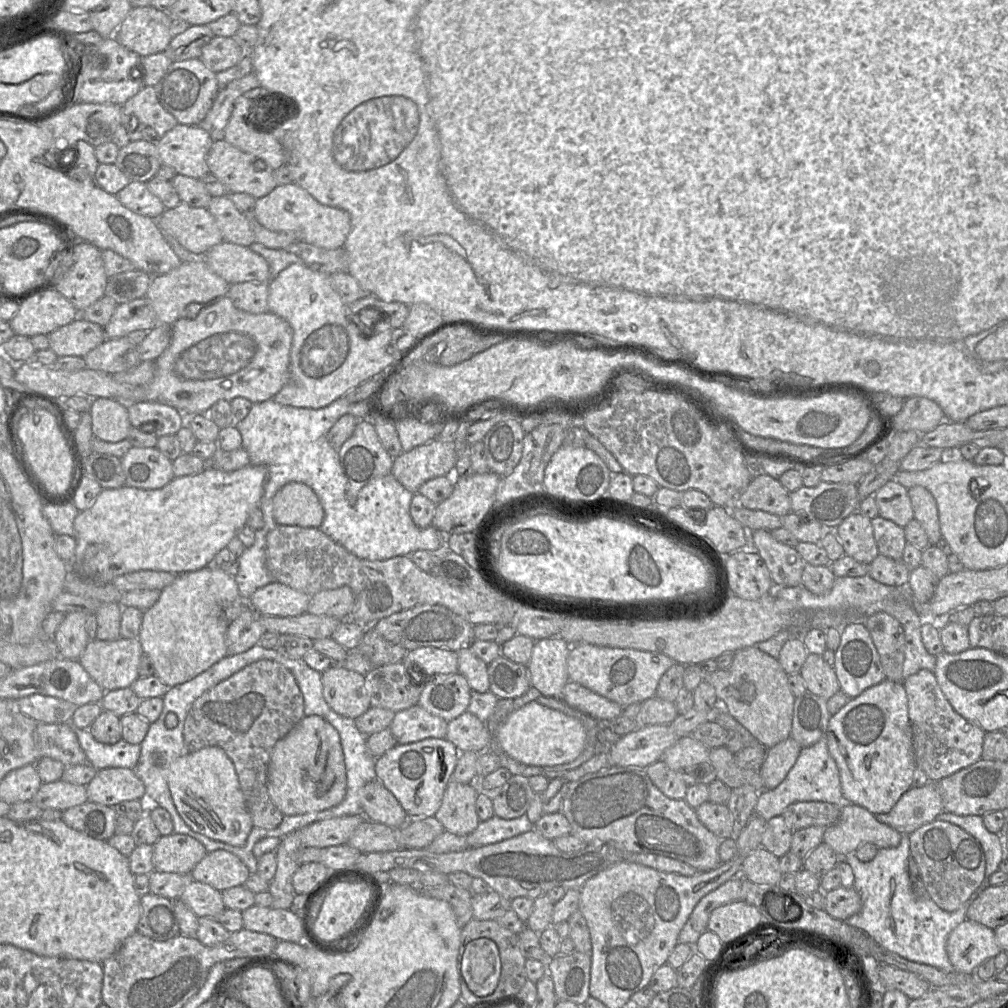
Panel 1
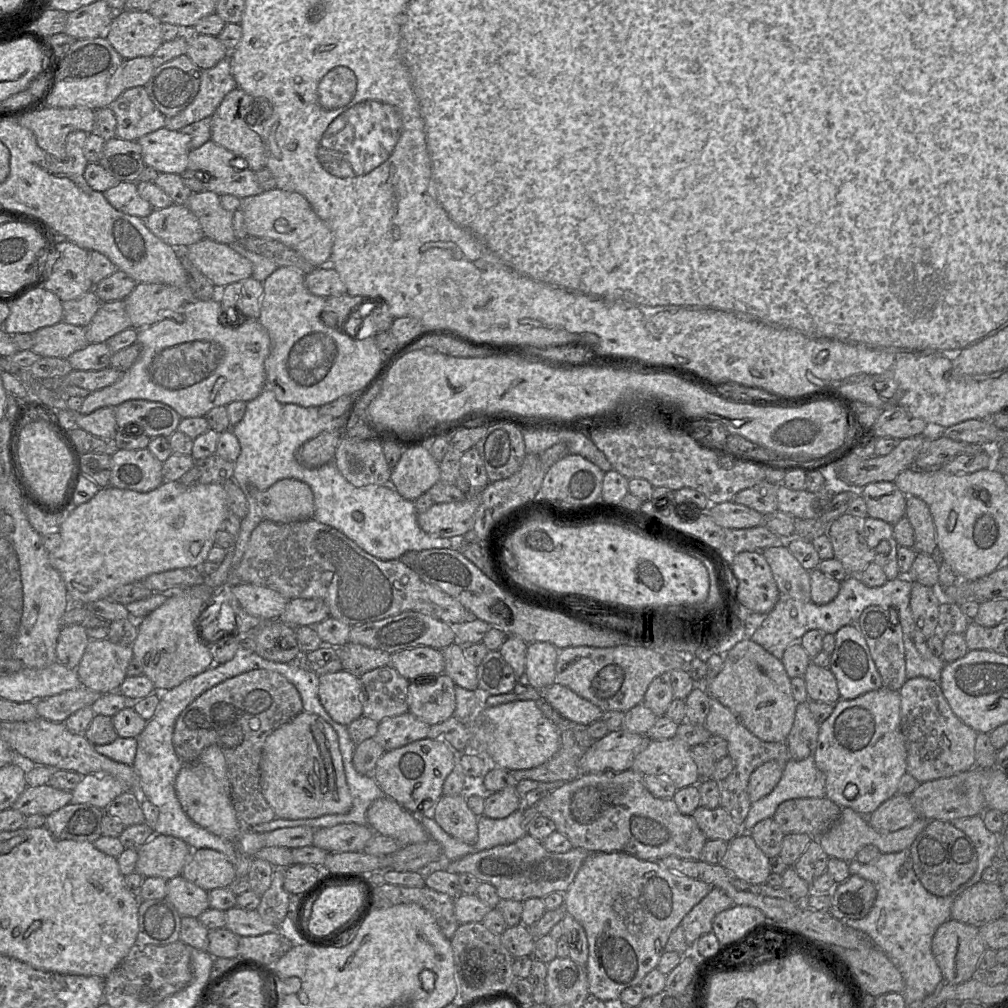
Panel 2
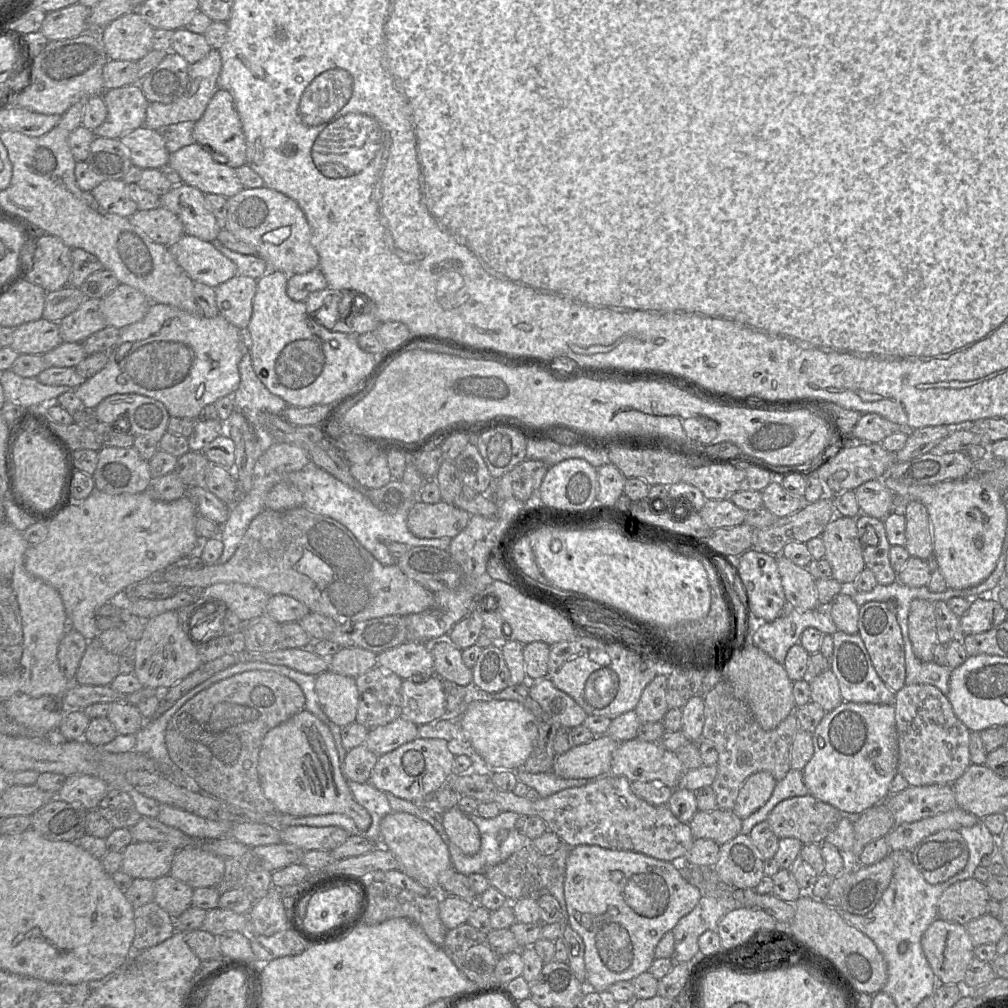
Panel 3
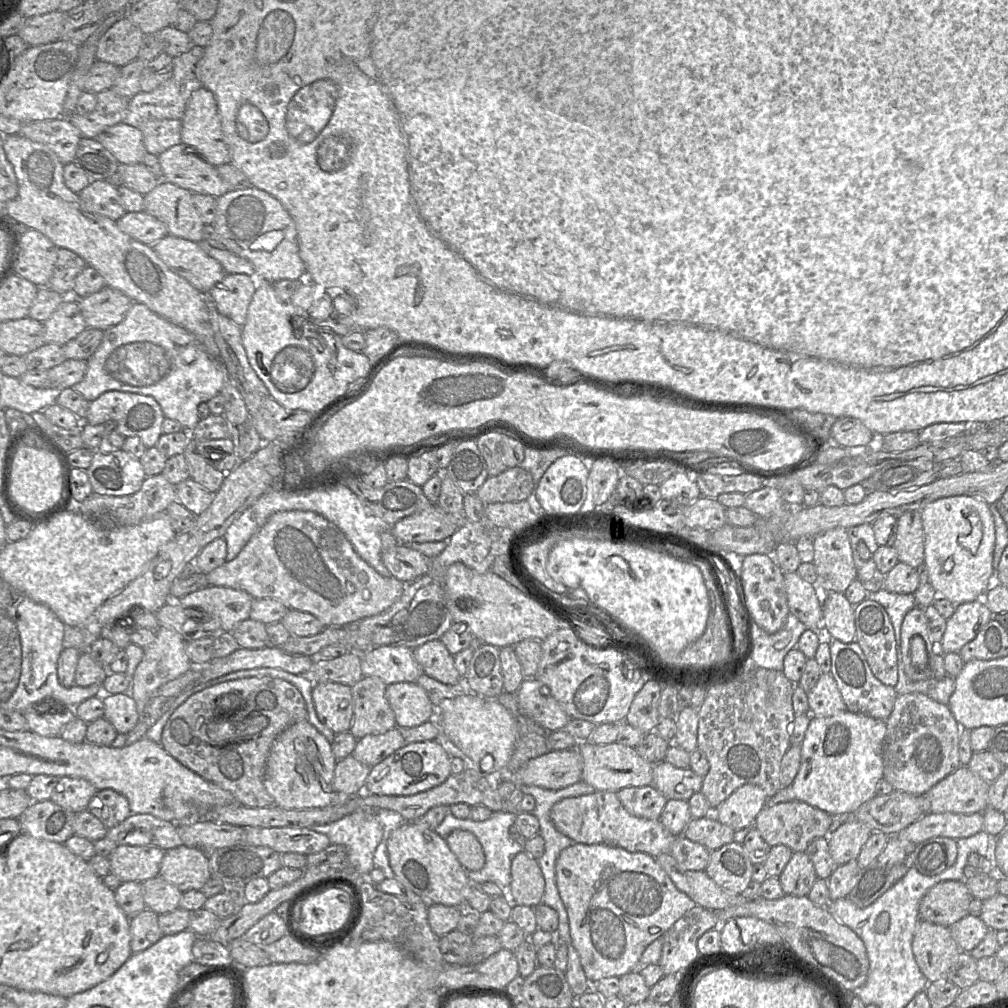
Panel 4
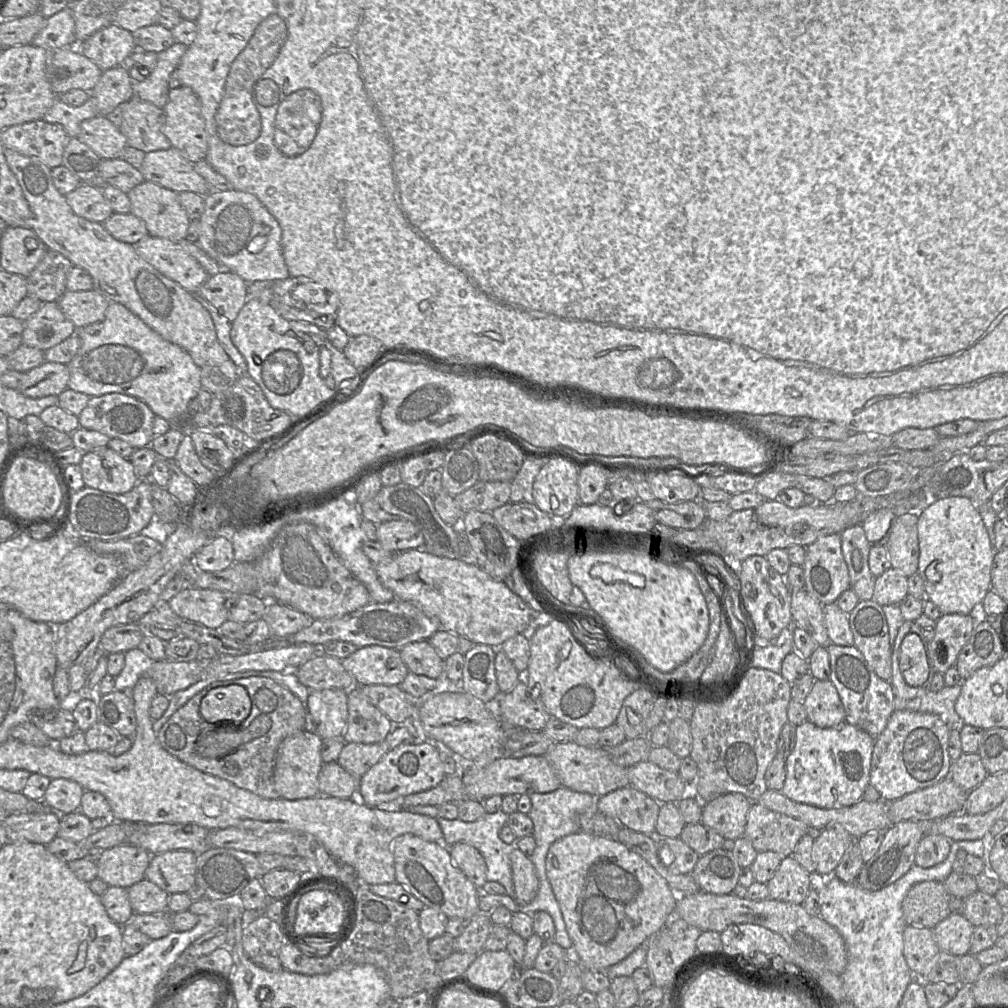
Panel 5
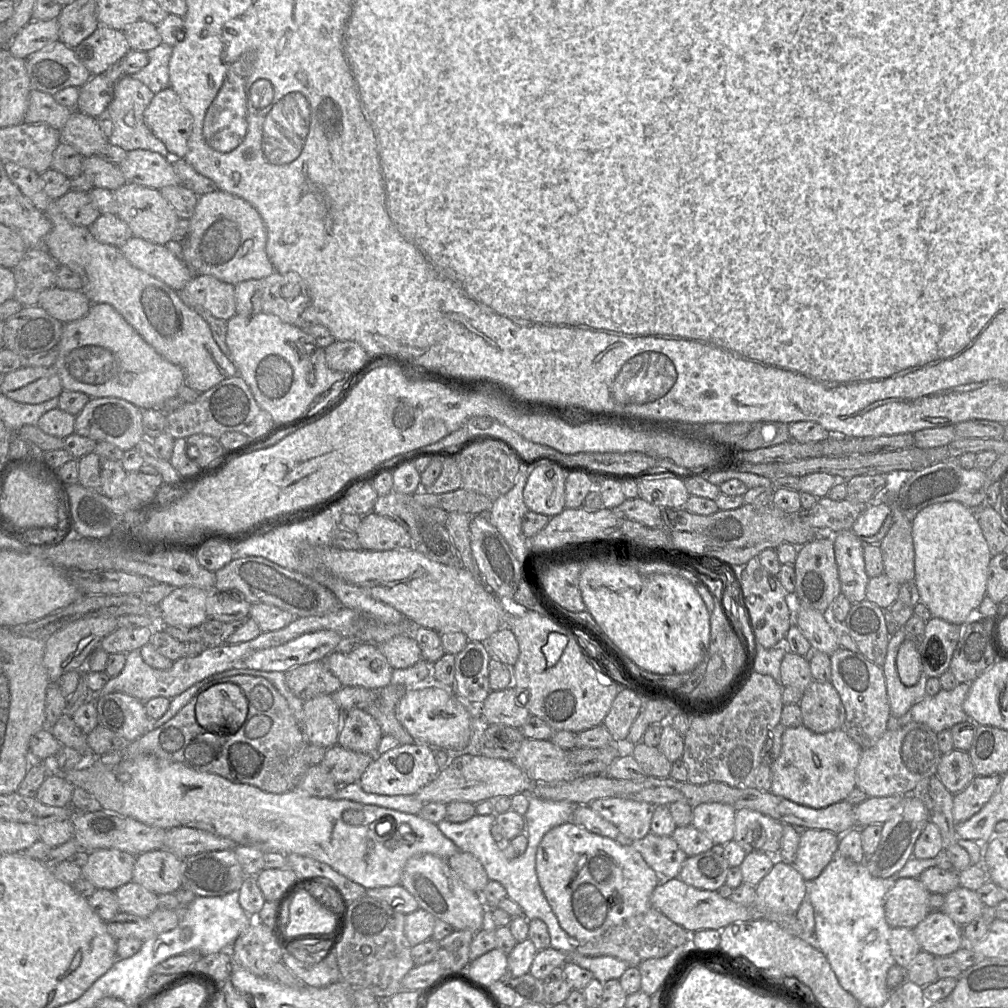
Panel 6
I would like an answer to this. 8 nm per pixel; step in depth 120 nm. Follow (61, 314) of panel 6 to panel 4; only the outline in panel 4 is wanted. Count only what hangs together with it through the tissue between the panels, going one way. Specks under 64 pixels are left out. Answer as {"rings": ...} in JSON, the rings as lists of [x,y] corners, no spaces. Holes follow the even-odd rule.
{"rings":[[[111,287],[77,299],[87,328],[102,331],[120,323],[133,303],[127,295]]]}

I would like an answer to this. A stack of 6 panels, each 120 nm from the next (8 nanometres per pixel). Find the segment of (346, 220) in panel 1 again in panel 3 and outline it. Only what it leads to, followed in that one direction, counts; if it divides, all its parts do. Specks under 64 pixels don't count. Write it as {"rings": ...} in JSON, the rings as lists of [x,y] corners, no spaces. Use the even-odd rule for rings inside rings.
{"rings":[[[266,186],[242,189],[228,198],[228,212],[225,229],[236,238],[252,246],[256,255],[265,261],[269,270],[281,271],[288,276],[303,274],[319,268],[319,256],[312,244],[312,233],[306,216],[298,203],[285,194]]]}

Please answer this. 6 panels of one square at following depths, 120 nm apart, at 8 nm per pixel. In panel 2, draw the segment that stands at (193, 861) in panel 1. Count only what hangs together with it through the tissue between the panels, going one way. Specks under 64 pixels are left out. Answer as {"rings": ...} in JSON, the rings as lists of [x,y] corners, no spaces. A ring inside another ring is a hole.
{"rings":[[[155,834],[137,848],[135,872],[144,878],[155,876],[169,880],[181,875],[191,852],[191,847],[182,839]]]}

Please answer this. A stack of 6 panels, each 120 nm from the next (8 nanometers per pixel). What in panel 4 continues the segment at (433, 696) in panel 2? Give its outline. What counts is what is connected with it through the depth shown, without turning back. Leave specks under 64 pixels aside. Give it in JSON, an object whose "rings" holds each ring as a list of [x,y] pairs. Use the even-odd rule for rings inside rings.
{"rings":[[[416,682],[388,684],[385,697],[399,728],[418,726],[436,717],[436,707],[425,689]]]}

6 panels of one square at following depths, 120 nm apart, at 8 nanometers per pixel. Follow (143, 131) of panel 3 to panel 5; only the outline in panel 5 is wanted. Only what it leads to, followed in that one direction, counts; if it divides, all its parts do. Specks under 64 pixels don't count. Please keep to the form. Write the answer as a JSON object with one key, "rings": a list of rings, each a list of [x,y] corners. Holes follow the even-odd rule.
{"rings":[[[106,116],[84,120],[77,138],[89,146],[101,159],[115,159],[127,146],[126,137]]]}

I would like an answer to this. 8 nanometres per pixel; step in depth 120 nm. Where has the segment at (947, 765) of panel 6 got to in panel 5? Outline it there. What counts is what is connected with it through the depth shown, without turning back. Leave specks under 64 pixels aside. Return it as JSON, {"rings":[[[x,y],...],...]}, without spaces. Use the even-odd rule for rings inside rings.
{"rings":[[[963,753],[953,761],[949,777],[966,792],[978,787],[988,776],[978,753]]]}

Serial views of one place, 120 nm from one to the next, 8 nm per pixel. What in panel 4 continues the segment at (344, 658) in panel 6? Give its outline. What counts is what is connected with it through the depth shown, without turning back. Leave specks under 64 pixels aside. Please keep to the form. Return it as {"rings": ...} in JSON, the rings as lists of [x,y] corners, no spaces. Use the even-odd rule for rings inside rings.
{"rings":[[[378,646],[360,654],[363,677],[378,677],[387,685],[415,682],[423,674],[412,649],[404,646]]]}

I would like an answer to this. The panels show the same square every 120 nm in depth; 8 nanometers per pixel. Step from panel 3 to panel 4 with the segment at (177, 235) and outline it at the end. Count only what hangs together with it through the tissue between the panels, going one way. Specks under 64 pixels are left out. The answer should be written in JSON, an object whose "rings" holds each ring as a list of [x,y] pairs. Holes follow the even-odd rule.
{"rings":[[[145,211],[126,212],[116,223],[122,232],[147,245],[168,235],[166,225]]]}

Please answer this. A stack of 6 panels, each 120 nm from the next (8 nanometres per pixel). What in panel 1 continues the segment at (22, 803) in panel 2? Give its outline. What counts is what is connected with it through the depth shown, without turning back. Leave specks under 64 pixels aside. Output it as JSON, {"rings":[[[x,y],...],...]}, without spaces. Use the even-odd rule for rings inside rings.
{"rings":[[[61,779],[42,783],[31,799],[40,809],[57,809],[65,811],[88,801],[86,785],[72,784]]]}

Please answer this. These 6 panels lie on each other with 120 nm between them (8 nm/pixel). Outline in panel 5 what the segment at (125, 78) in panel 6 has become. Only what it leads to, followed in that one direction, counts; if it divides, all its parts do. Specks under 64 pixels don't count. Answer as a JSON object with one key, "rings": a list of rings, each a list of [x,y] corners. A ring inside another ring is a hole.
{"rings":[[[133,96],[127,101],[119,130],[126,137],[127,145],[130,147],[145,153],[167,150],[172,147],[172,145],[164,134],[165,118],[163,109],[158,108],[150,102],[141,100],[137,96]]]}

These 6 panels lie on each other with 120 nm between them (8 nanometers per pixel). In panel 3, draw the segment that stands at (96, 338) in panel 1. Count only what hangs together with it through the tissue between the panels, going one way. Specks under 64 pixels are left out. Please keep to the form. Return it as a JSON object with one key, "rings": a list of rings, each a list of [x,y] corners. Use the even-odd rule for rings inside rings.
{"rings":[[[41,318],[15,327],[9,347],[19,355],[43,355],[61,343],[59,323]]]}

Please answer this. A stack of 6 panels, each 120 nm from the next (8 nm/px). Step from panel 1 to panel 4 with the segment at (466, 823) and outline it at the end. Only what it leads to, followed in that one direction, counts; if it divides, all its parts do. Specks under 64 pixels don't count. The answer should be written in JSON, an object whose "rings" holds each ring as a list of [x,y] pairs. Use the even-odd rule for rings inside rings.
{"rings":[[[453,830],[445,840],[460,864],[468,871],[478,871],[485,864],[485,855],[477,837],[468,830]]]}

